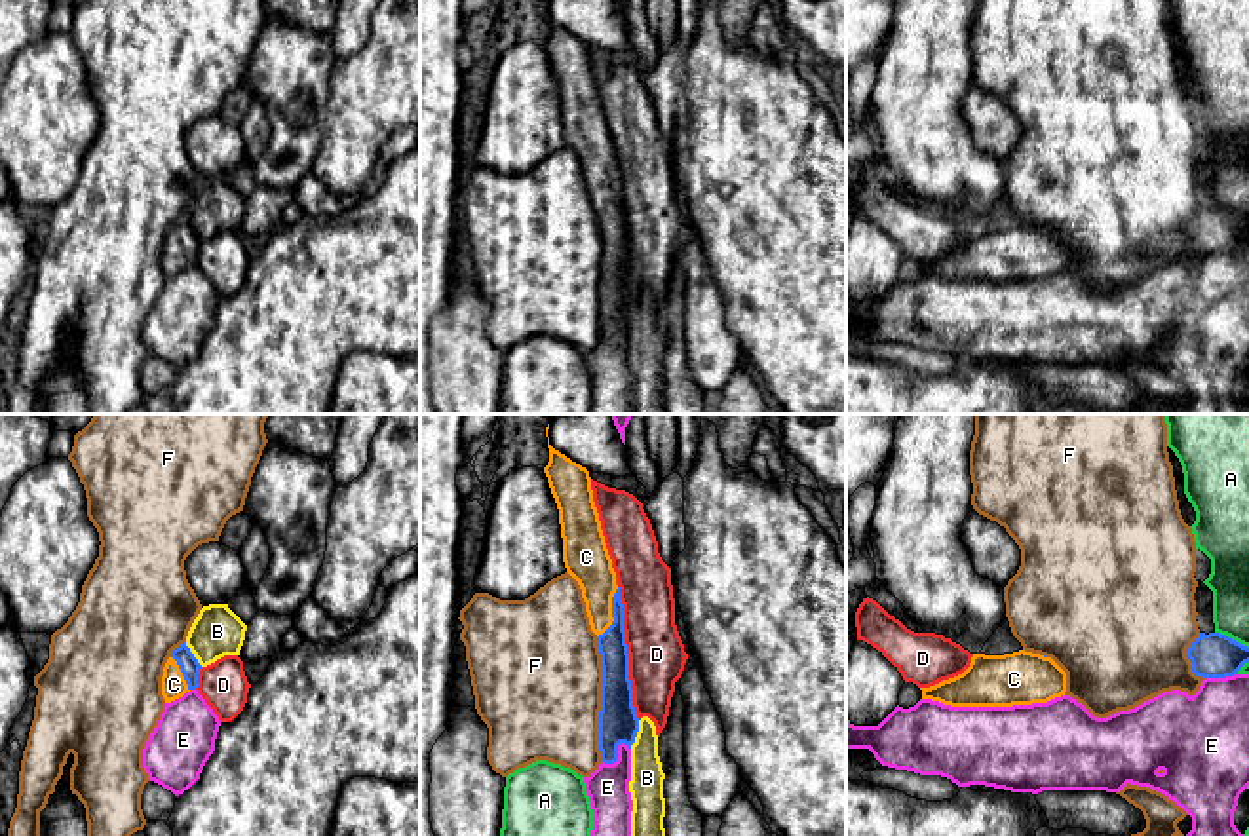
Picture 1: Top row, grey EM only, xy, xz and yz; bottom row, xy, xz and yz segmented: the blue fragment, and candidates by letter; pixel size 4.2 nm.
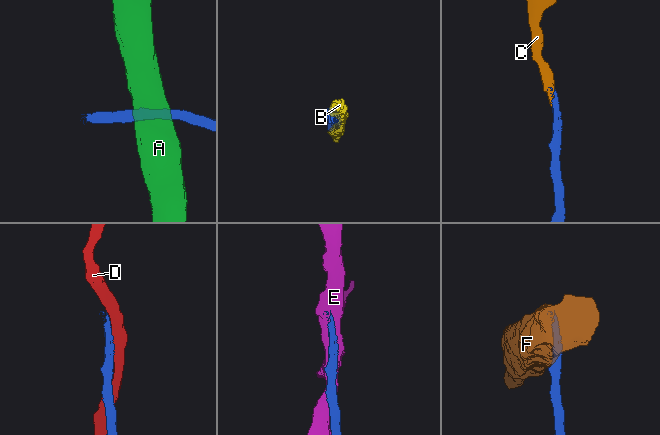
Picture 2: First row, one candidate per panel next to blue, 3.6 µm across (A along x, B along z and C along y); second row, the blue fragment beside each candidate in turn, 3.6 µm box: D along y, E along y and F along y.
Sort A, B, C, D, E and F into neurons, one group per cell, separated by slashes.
A / B / C / D / E / F

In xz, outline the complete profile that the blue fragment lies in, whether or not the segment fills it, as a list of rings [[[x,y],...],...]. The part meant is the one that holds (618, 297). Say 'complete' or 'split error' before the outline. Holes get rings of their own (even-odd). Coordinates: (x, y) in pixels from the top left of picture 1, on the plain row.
split error | [[[549,11],[548,23],[549,36],[544,48],[559,84],[563,137],[582,163],[601,228],[601,336],[614,338],[618,334],[618,319],[625,317],[631,323],[639,306],[629,255],[624,179],[593,76],[589,46],[555,25],[549,19]]]

